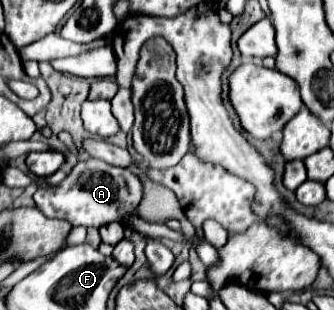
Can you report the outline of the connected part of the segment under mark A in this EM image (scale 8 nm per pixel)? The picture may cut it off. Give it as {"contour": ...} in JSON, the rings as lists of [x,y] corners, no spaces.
{"contour":[[[88,159],[80,161],[68,177],[52,189],[38,189],[34,193],[36,207],[46,215],[54,219],[66,219],[72,225],[84,225],[84,227],[100,227],[110,221],[120,221],[122,213],[132,215],[136,211],[136,205],[142,199],[142,183],[130,169],[112,167],[100,159]]]}

